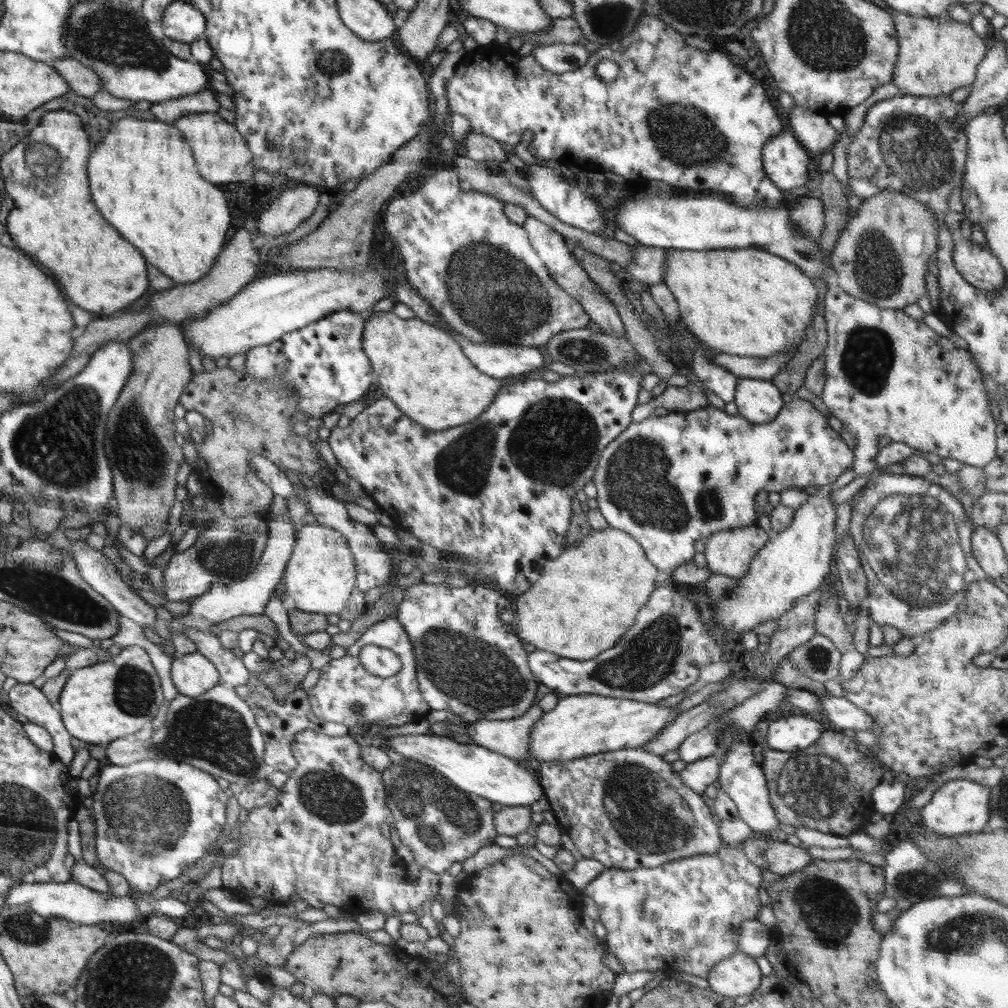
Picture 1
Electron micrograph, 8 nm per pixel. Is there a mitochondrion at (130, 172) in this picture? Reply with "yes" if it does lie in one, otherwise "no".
no

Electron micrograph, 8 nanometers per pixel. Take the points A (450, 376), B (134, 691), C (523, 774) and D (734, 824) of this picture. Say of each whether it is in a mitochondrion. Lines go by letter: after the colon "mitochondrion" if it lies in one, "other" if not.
A: other
B: mitochondrion
C: other
D: other

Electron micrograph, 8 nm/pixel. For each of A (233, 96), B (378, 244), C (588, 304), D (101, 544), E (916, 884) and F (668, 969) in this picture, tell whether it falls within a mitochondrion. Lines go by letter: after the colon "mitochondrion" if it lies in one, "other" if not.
A: other
B: other
C: other
D: other
E: mitochondrion
F: other

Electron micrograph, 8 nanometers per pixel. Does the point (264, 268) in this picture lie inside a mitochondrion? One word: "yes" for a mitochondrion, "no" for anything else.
no

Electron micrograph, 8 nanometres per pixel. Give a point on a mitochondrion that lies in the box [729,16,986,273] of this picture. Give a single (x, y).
(915, 150)

